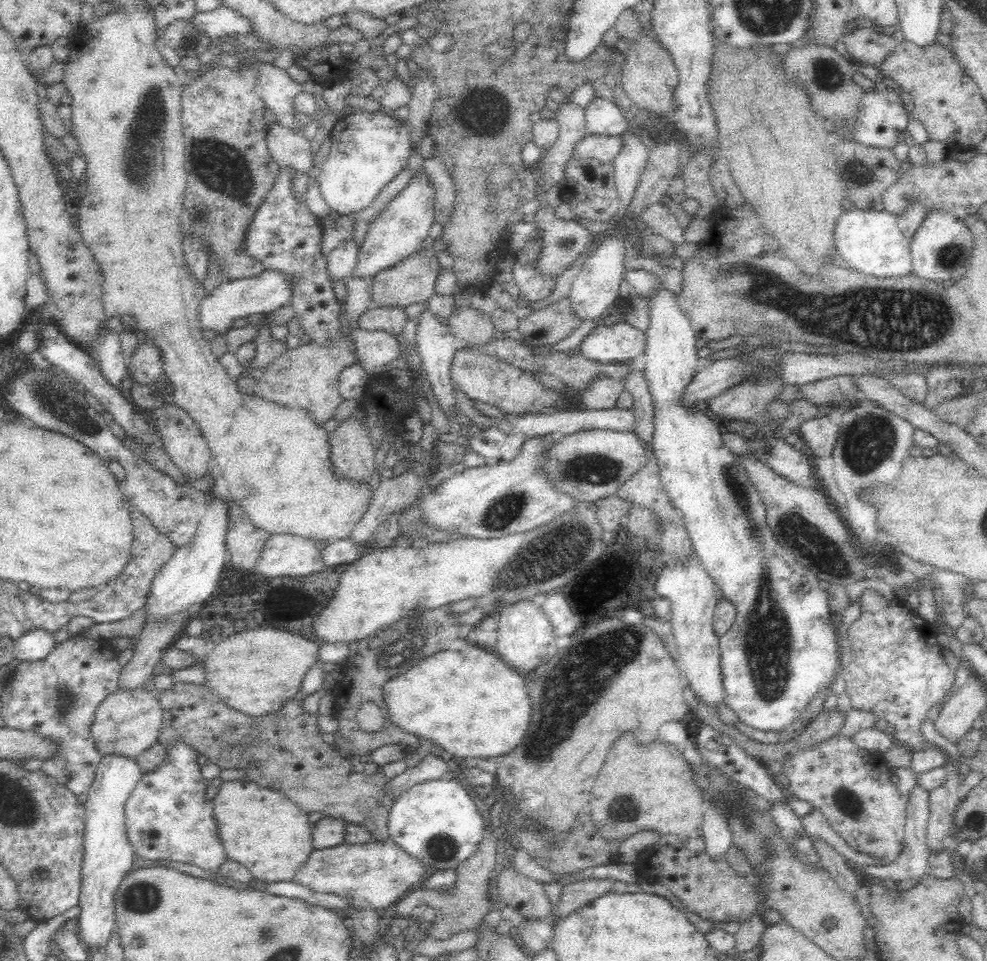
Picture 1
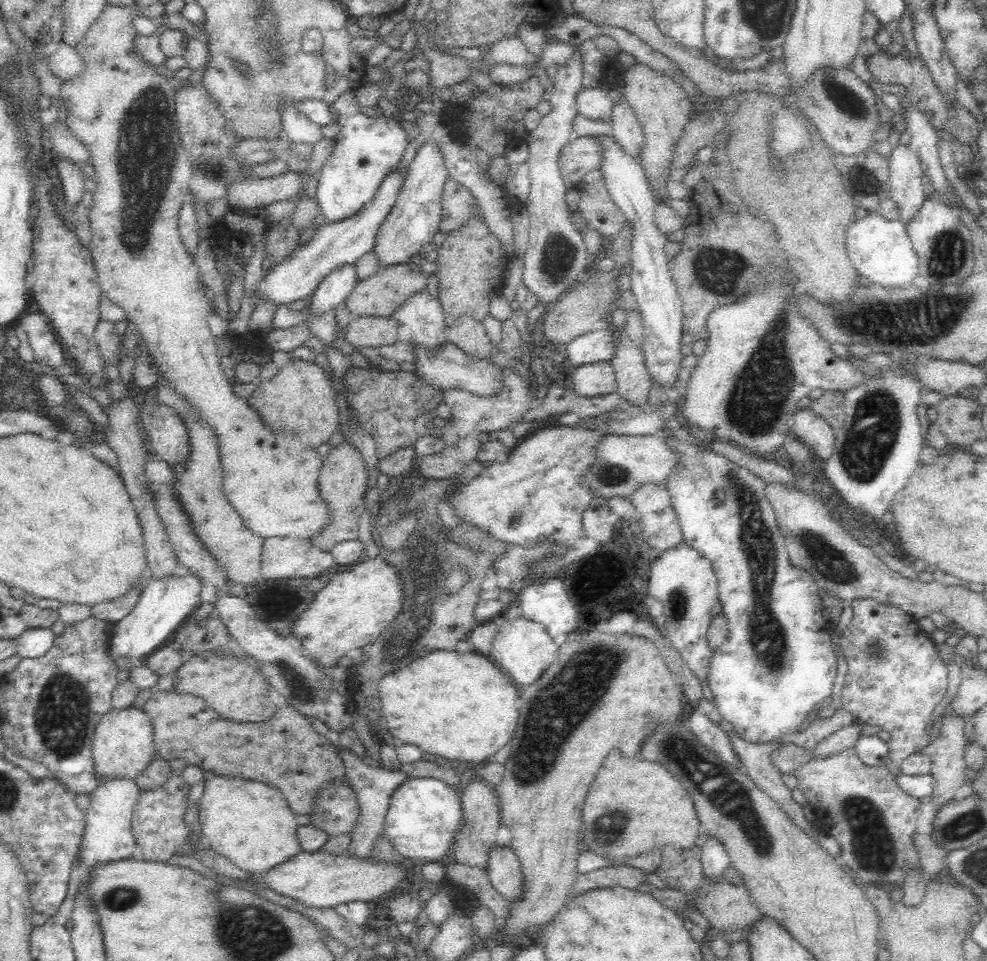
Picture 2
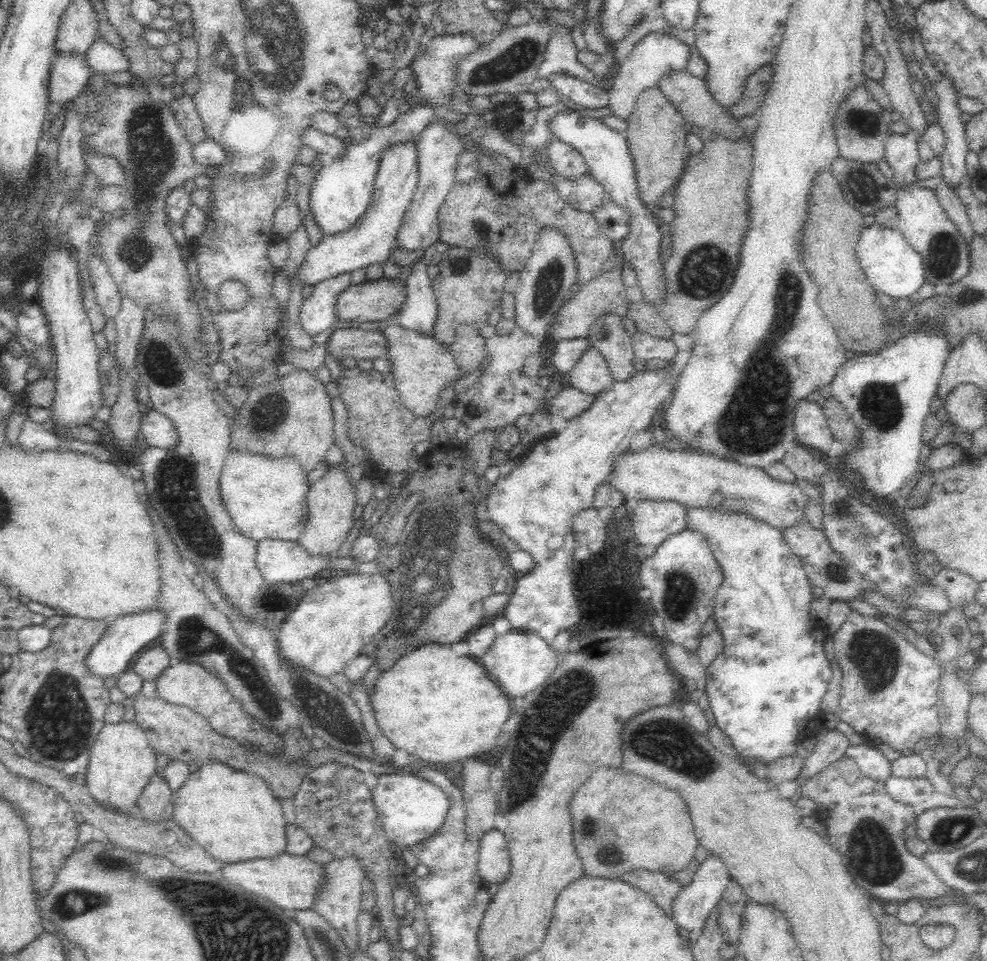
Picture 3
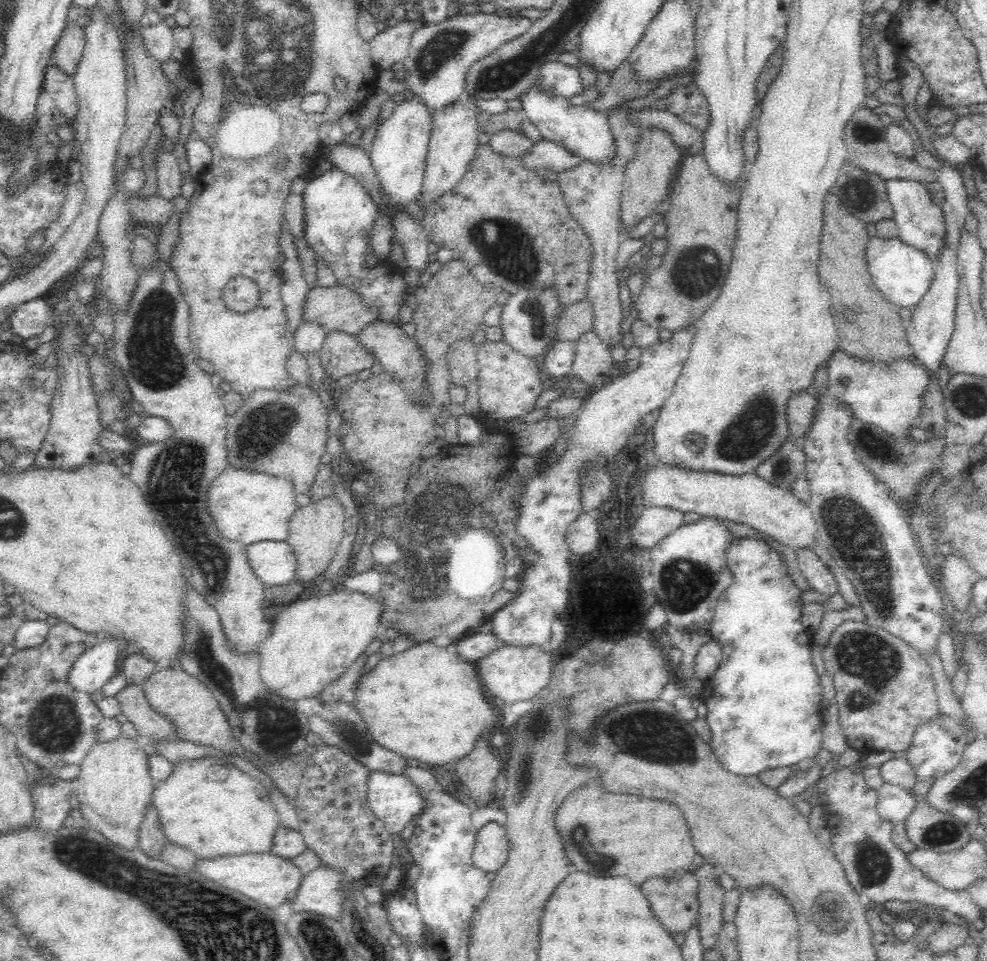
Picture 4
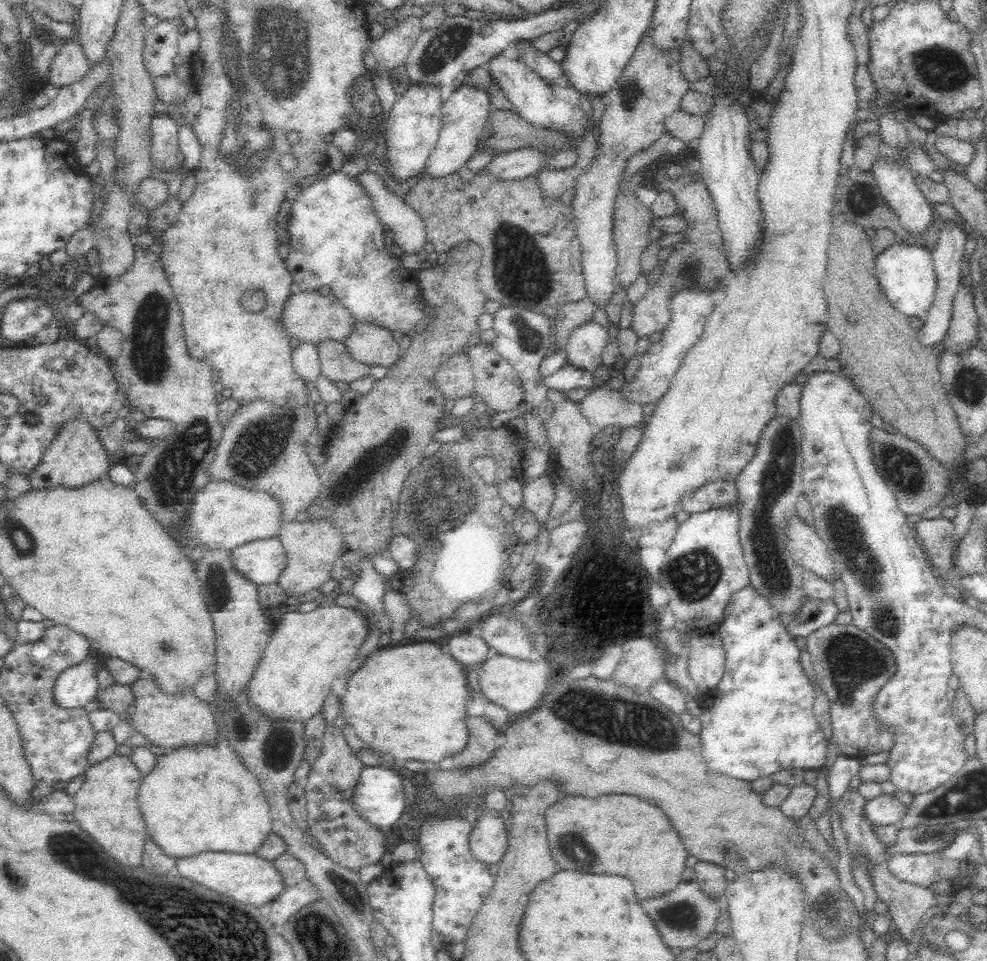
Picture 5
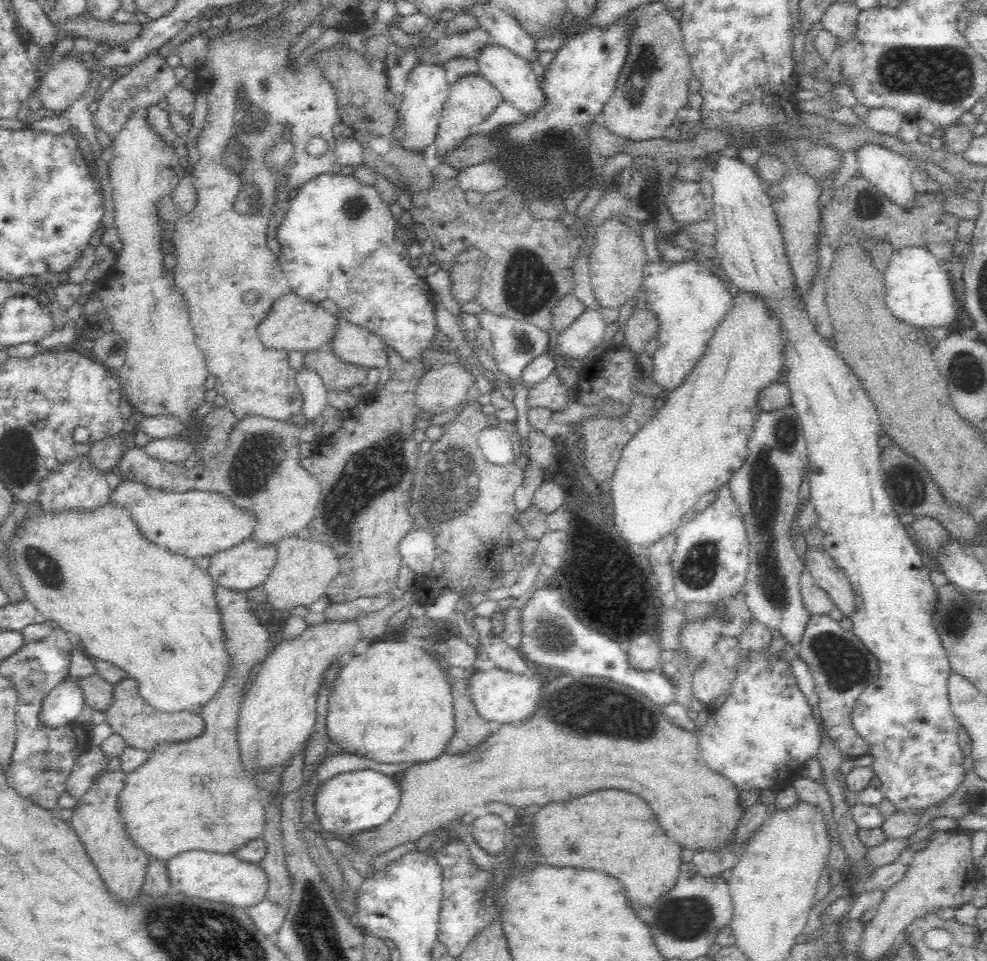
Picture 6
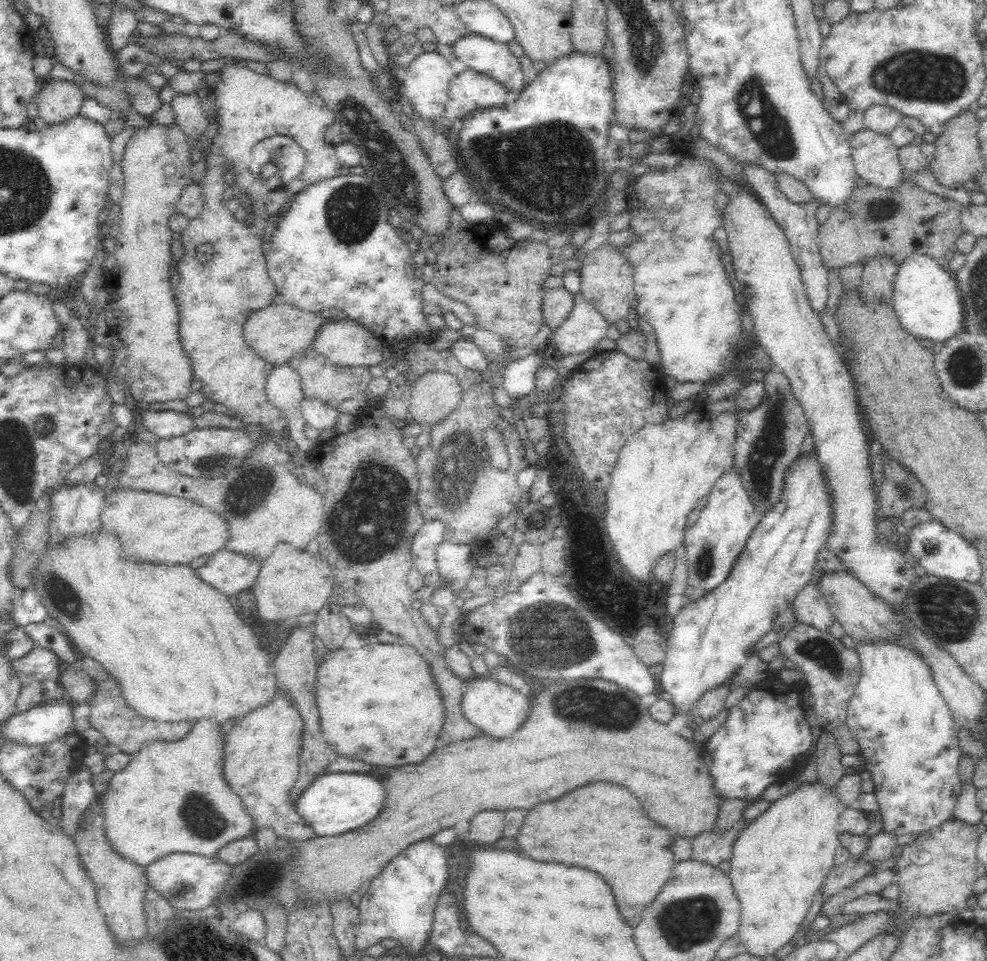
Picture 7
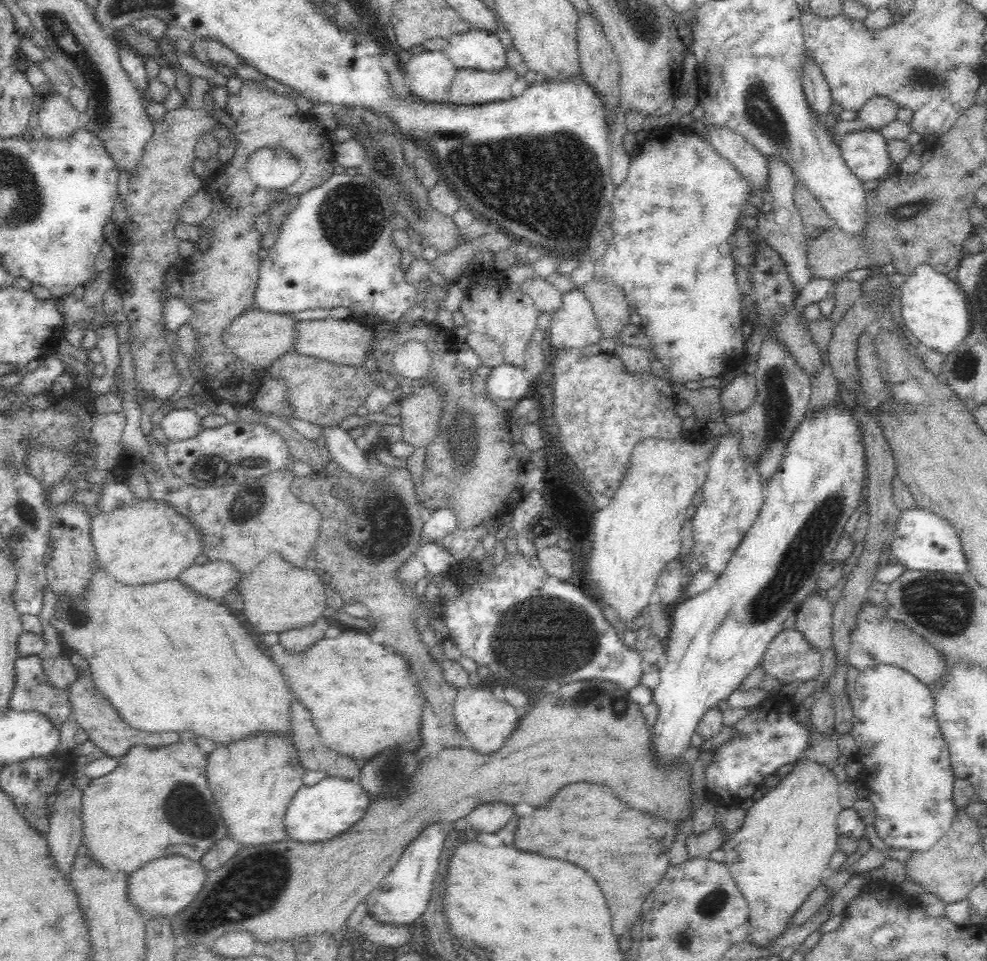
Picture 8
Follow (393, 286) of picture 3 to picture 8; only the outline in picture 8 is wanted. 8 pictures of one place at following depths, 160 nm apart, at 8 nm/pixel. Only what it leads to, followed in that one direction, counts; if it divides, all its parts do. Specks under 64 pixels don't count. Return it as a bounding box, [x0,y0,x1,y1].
[224,309,298,370]

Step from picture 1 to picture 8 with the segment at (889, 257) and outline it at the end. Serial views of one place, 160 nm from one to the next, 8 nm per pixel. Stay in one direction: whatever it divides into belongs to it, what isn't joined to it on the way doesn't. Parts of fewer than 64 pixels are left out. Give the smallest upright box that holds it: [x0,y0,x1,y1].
[900,262,971,354]

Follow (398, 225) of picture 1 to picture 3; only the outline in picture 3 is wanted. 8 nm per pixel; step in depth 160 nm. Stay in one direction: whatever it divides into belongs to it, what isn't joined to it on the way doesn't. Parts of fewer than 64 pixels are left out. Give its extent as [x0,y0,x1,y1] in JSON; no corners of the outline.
[394,121,465,252]

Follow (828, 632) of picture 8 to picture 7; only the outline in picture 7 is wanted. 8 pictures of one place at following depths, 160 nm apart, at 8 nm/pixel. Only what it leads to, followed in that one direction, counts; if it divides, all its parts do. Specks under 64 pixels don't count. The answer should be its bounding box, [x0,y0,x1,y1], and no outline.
[792,582,835,630]

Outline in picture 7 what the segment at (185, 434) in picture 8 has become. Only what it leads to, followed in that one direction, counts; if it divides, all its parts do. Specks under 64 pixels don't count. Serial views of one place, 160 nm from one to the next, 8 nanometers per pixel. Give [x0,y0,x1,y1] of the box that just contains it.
[139,410,193,439]

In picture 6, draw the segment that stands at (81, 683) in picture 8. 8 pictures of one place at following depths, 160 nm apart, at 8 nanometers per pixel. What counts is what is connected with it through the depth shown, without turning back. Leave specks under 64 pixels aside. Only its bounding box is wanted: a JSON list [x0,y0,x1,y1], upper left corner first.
[94,659,206,751]

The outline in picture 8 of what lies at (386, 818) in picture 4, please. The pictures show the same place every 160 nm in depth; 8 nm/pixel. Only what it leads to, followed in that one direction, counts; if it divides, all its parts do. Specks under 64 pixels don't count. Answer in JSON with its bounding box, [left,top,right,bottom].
[284,776,374,841]

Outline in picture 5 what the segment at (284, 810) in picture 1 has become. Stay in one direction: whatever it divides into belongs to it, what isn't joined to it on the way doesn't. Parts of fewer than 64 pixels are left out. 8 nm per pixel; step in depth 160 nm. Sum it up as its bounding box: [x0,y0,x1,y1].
[138,711,272,858]

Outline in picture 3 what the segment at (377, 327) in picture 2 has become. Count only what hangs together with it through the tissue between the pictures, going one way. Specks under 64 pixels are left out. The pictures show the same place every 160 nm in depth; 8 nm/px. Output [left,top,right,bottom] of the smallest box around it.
[327,328,388,360]

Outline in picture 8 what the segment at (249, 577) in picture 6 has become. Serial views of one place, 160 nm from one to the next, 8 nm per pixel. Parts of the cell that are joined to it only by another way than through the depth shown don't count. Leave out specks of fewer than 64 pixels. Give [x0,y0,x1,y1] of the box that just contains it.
[178,561,246,600]

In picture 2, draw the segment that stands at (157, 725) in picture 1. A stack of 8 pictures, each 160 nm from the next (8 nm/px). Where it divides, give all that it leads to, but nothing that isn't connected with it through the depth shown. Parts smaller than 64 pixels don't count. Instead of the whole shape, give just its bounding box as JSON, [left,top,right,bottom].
[92,707,172,790]

